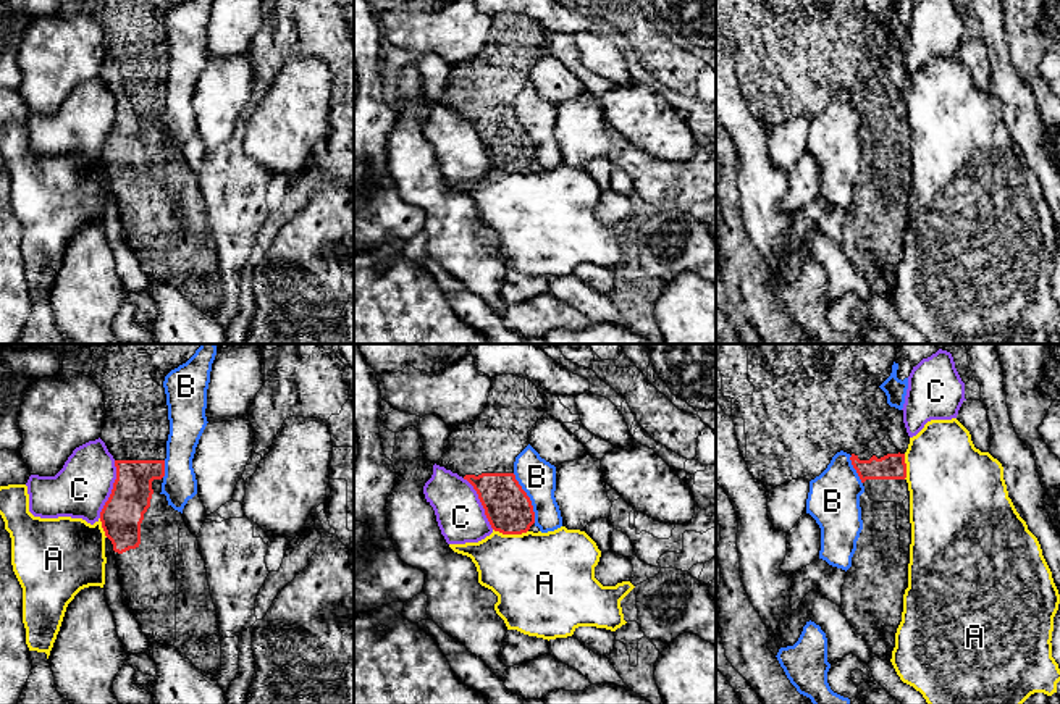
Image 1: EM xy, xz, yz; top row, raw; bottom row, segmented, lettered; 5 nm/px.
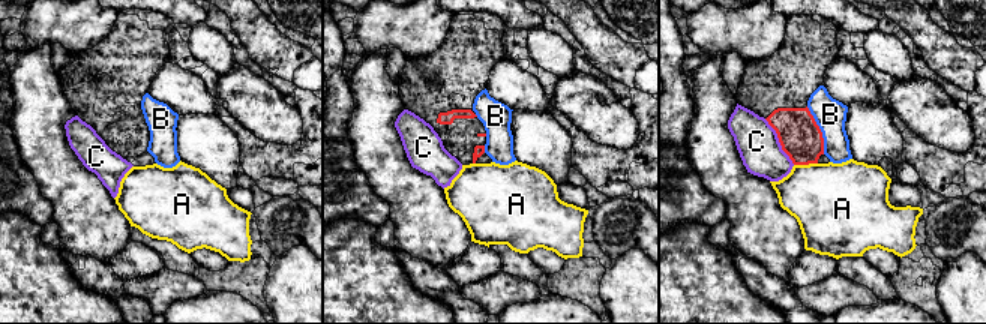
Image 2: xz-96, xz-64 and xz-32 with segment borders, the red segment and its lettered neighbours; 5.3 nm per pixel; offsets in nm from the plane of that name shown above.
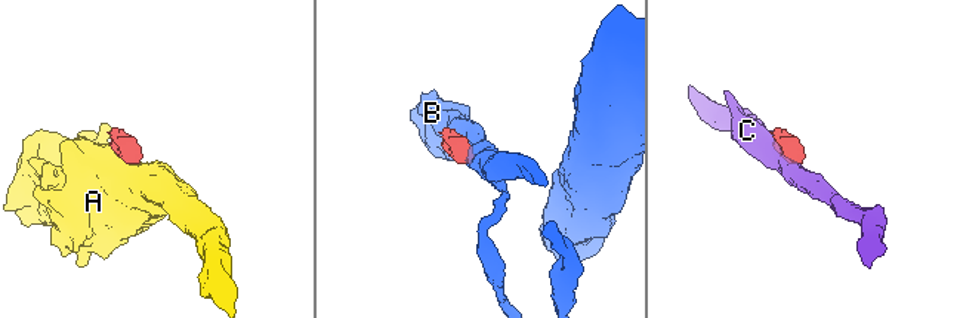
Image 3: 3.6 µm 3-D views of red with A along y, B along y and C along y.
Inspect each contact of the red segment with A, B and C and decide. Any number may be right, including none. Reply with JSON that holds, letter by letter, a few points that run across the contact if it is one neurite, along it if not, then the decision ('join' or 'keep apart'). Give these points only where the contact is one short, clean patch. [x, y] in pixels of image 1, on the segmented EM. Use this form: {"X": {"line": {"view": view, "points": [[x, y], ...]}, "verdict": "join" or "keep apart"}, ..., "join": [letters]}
{"A": {"verdict": "keep apart"}, "B": {"verdict": "keep apart"}, "C": {"line": {"view": "xy", "points": [[115, 460], [113, 488], [99, 517]]}, "verdict": "keep apart"}, "join": []}

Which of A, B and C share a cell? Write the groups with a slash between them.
A / B / C

